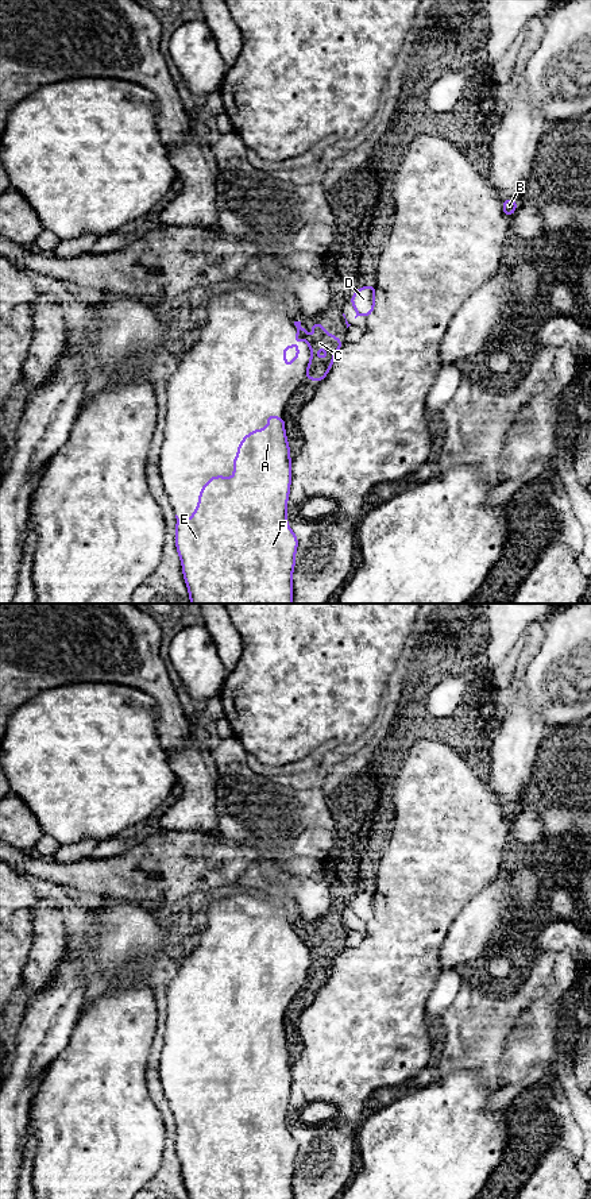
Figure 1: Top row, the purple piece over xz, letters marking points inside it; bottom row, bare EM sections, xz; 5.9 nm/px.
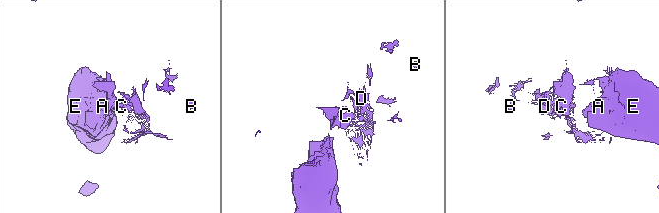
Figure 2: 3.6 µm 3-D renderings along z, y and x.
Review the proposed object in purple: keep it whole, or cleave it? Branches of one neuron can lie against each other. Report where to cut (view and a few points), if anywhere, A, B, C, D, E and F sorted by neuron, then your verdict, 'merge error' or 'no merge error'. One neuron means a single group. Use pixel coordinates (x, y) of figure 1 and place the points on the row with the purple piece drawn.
cut xz (298, 331), (304, 338); groups A E F / B C D; merge error

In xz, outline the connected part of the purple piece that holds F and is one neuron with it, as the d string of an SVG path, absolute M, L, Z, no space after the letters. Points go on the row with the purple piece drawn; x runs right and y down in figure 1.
M277 415L266 417L267 428L252 429L250 435L244 435L239 443L237 455L233 458L233 477L228 479L225 475L215 475L202 486L198 501L192 517L179 520L175 514L175 548L178 551L182 574L188 586L190 604L293 604L293 571L296 564L296 551L298 539L287 524L287 498L290 494L291 467L290 447L285 432L286 417L278 419Z

